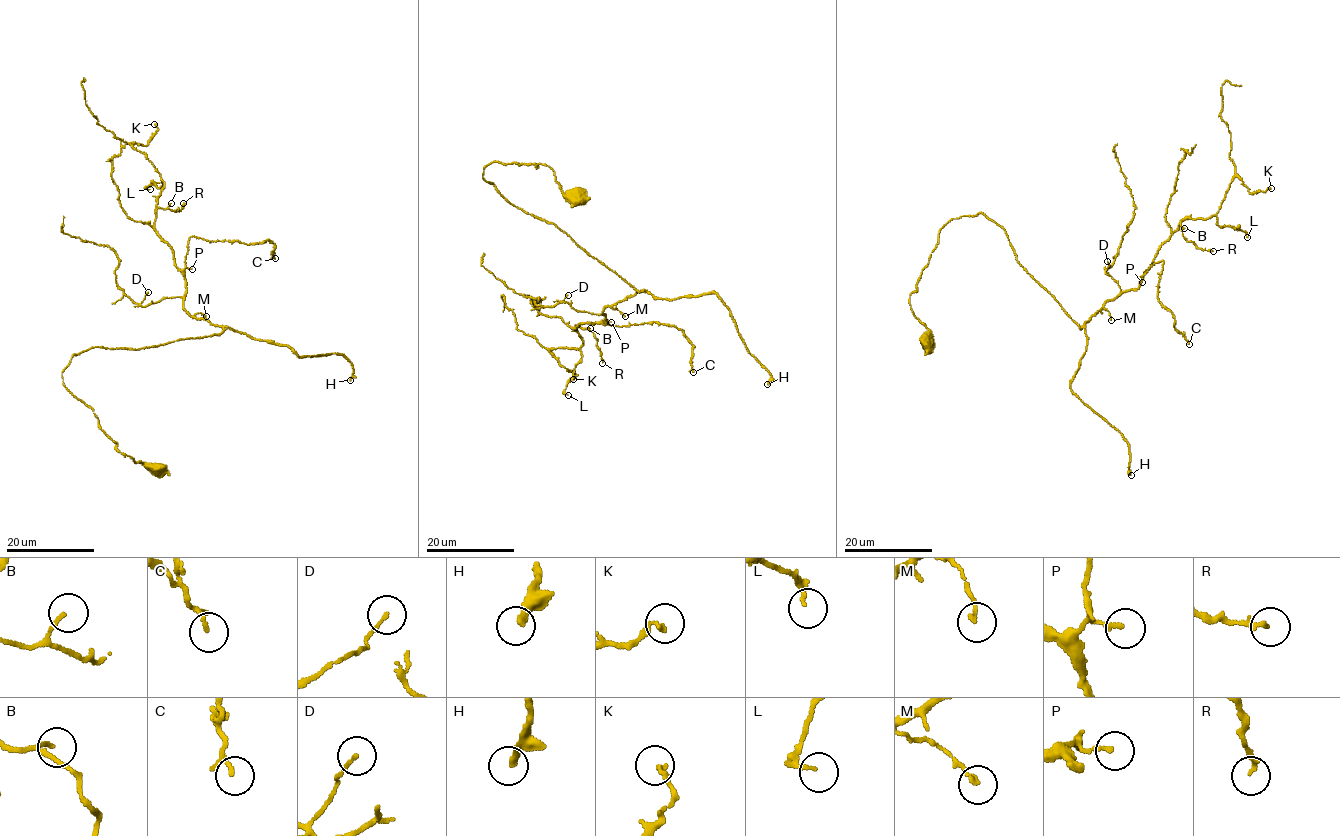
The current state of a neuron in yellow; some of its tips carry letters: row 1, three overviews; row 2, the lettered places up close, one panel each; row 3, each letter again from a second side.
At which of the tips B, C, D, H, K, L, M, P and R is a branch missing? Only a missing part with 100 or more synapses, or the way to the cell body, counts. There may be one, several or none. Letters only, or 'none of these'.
H

